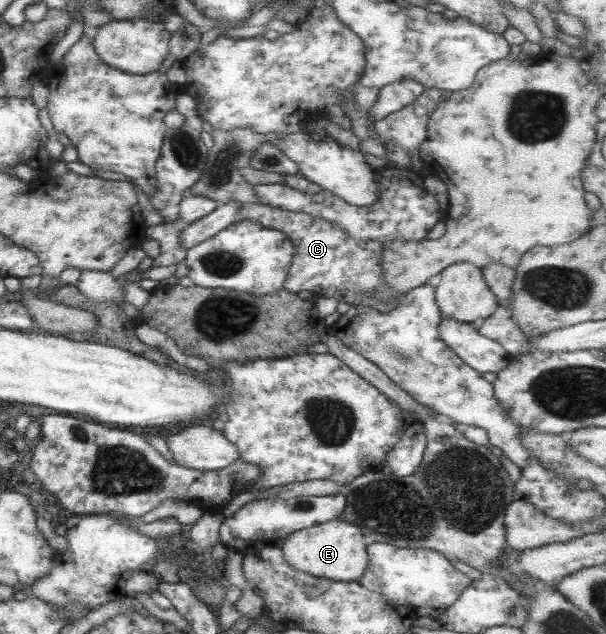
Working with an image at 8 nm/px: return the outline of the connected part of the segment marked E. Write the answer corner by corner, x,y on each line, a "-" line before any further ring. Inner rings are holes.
339,518
292,532
278,545
287,566
315,578
341,583
353,582
363,574
367,564
367,544
363,540
363,533
355,525

